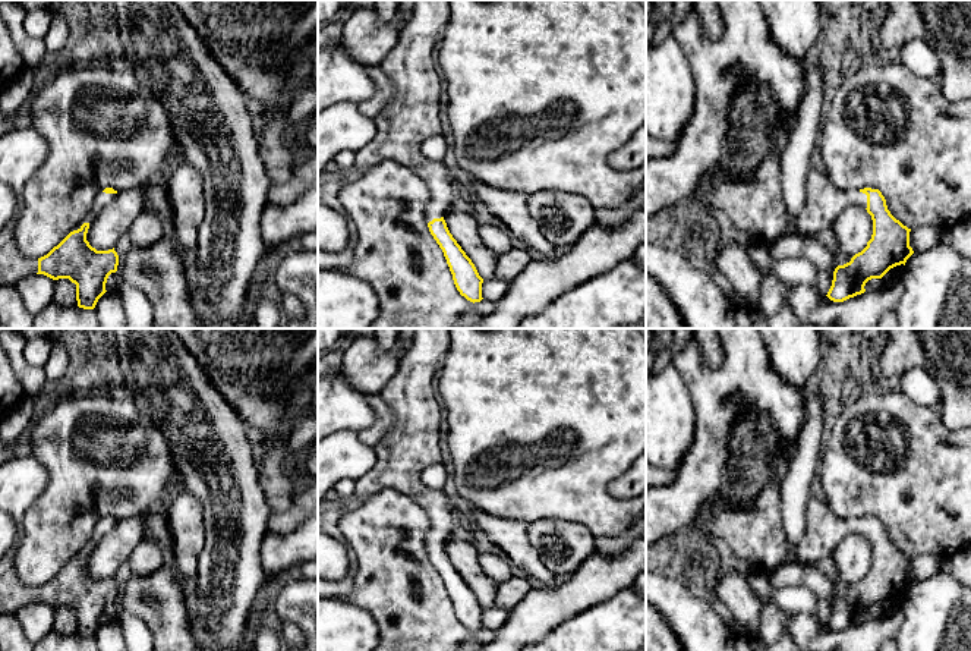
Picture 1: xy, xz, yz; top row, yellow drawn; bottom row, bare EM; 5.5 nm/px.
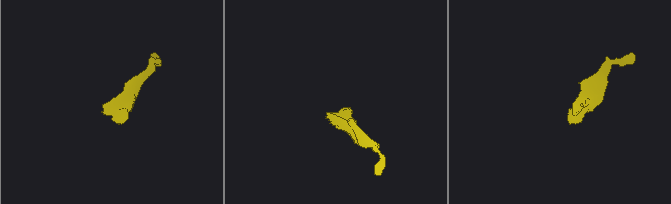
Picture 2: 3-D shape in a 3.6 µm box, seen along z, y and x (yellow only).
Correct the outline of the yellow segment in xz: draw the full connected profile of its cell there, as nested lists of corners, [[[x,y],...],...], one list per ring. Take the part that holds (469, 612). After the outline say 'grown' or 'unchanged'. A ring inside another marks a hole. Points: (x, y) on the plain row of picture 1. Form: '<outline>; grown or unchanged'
[[[414,328],[406,356],[379,393],[394,413],[394,425],[373,446],[375,466],[356,481],[350,497],[318,503],[318,534],[341,542],[349,557],[349,570],[343,579],[318,576],[318,597],[344,598],[353,591],[359,564],[354,548],[340,531],[340,521],[369,497],[388,488],[412,497],[426,512],[431,522],[426,537],[429,560],[444,581],[457,619],[475,632],[483,628],[483,607],[444,548],[445,537],[458,528],[458,510],[444,490],[432,490],[422,481],[422,472],[428,466],[442,462],[442,406],[436,400],[435,383],[448,347],[450,328]]]; grown

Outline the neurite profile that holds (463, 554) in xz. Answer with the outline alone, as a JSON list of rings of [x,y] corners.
[[[455,529],[445,537],[444,548],[453,566],[475,592],[483,608],[495,607],[498,584],[480,567],[479,551],[463,529]]]

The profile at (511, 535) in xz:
[[[470,507],[466,515],[470,523],[502,548],[510,563],[526,570],[537,586],[549,588],[555,585],[555,575],[542,563],[537,550],[529,541],[527,522],[498,518],[476,507]]]

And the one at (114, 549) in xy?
[[[146,513],[117,521],[107,535],[94,542],[86,569],[97,579],[113,578],[145,538]]]

